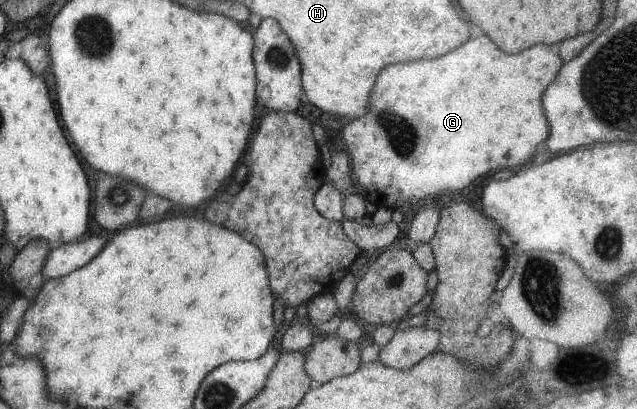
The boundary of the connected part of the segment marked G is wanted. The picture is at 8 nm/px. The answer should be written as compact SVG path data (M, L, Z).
M479 37L433 61L395 63L385 67L369 93L367 111L348 120L341 131L351 157L350 171L361 195L367 195L366 198L375 204L399 210L409 199L423 199L443 192L454 196L485 173L519 167L531 152L535 154L535 148L549 133L541 96L562 62L557 45L533 45L517 55L501 55L491 39Z

